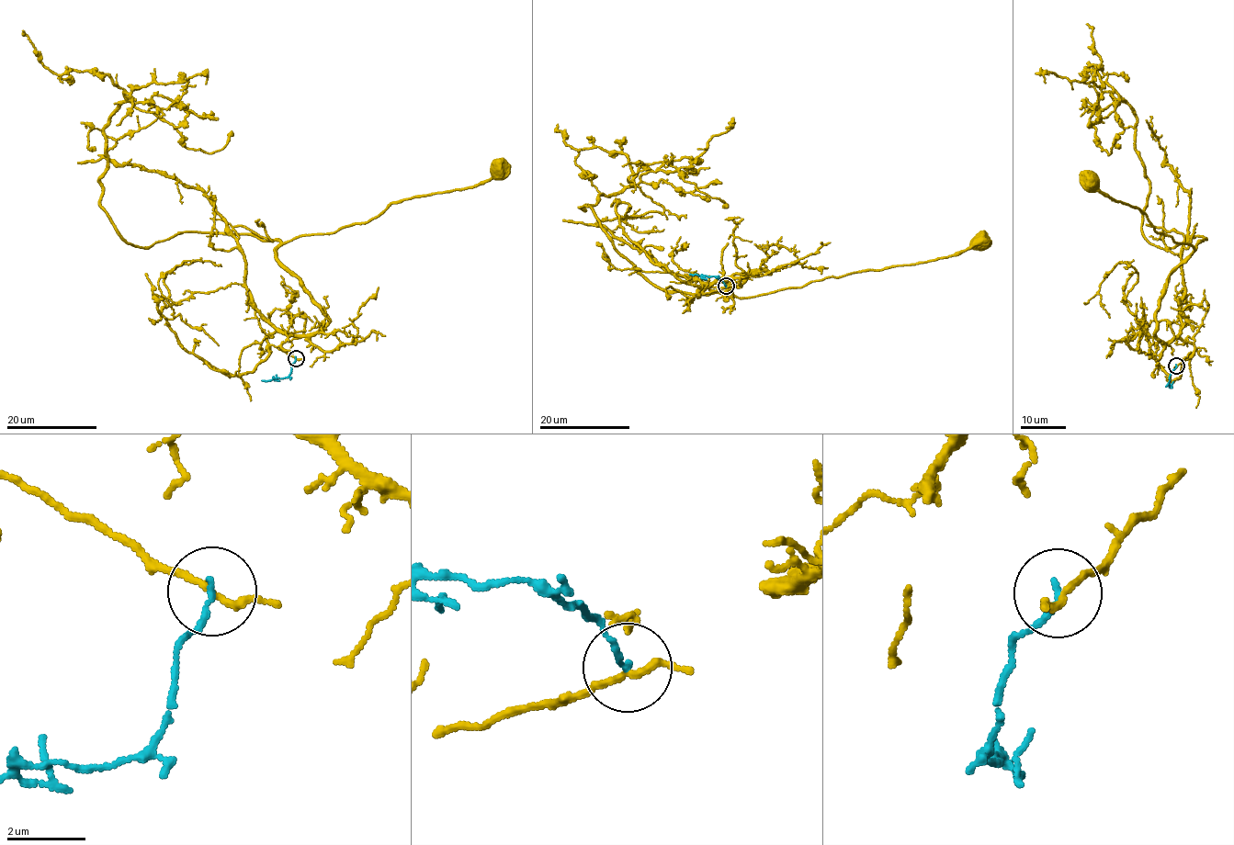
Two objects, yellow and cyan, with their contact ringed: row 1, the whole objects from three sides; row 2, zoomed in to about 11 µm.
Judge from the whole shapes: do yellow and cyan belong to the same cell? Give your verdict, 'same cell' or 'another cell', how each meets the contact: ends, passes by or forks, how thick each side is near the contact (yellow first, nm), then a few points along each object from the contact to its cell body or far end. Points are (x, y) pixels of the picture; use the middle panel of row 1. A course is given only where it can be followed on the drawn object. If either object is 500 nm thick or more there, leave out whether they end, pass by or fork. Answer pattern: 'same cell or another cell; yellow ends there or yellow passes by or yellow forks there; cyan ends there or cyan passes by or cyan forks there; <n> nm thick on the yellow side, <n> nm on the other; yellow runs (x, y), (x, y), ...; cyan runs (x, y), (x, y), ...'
another cell; yellow passes by; cyan ends there; 150 nm thick on the yellow side, 150 nm on the other; yellow runs (725, 287), (698, 297), (726, 278), (769, 273), (750, 270), (729, 282), (737, 297), (947, 258), (977, 244); cyan runs (725, 286), (715, 276), (690, 274)

